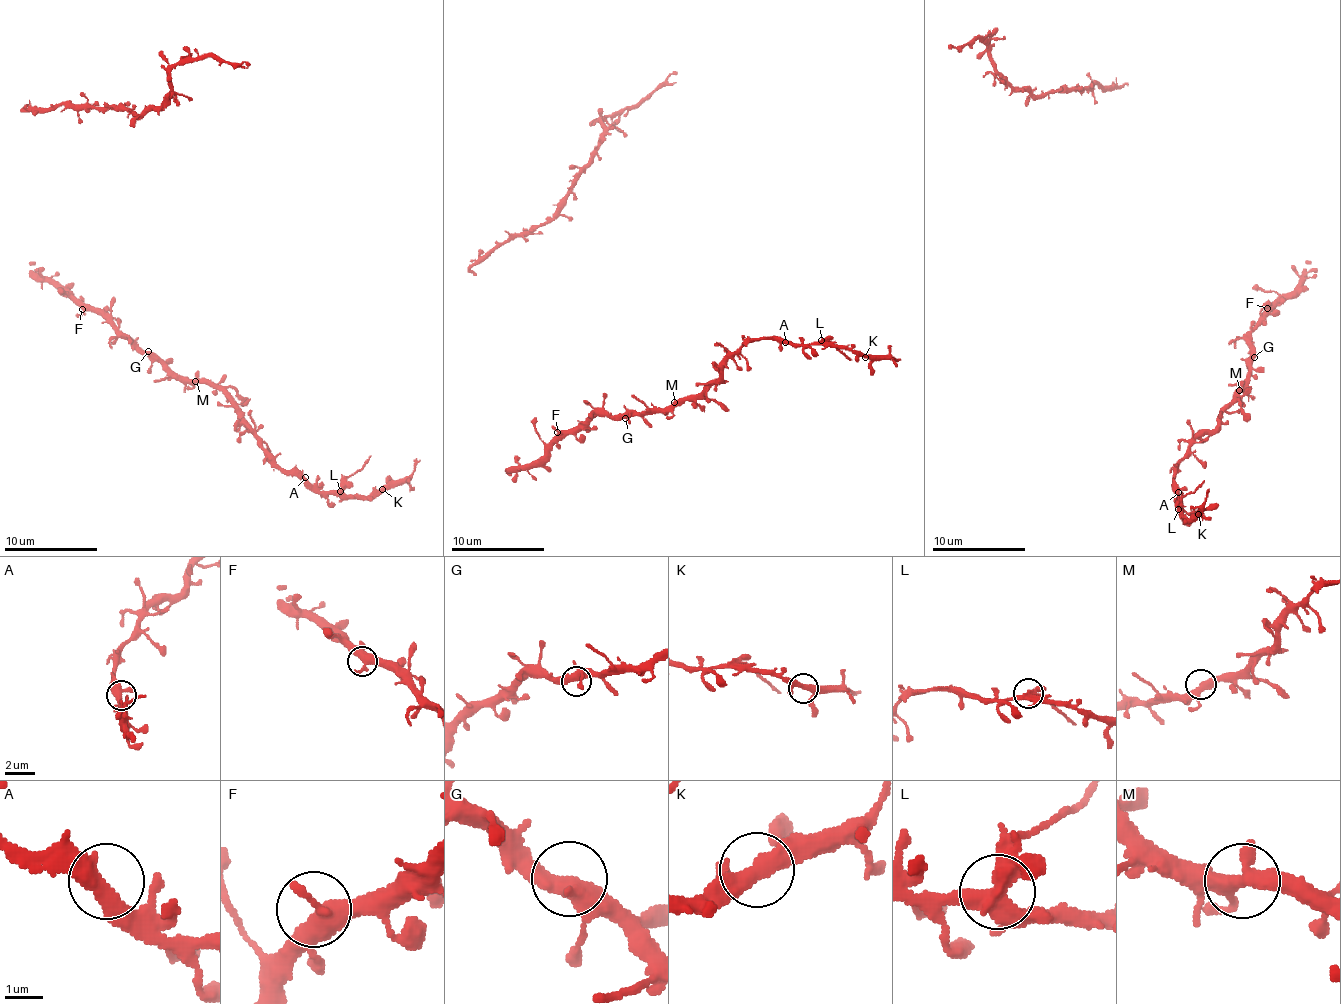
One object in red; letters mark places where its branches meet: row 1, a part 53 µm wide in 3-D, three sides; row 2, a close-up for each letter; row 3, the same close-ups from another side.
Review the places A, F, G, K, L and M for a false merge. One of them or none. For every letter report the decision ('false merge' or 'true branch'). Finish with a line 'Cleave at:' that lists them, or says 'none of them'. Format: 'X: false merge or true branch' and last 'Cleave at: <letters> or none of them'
A: true branch
F: true branch
G: true branch
K: true branch
L: false merge
M: true branch
Cleave at: L

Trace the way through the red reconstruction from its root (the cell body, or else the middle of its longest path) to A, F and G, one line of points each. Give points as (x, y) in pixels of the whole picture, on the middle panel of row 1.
A: (533, 419), (535, 433), (549, 443), (596, 416), (676, 407), (721, 376), (721, 364), (751, 340), (785, 342)
F: (533, 419), (535, 433), (545, 443), (557, 432)
G: (533, 419), (535, 433), (545, 443), (549, 443), (569, 432), (576, 433), (596, 416), (625, 418)

